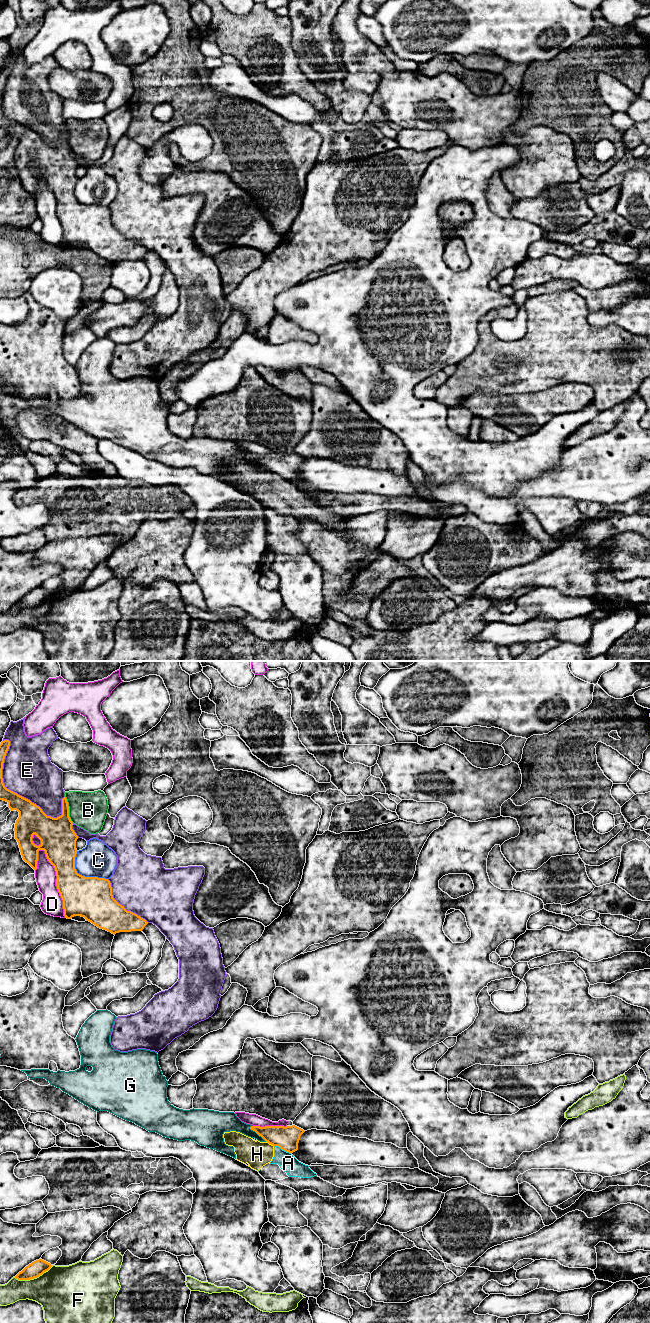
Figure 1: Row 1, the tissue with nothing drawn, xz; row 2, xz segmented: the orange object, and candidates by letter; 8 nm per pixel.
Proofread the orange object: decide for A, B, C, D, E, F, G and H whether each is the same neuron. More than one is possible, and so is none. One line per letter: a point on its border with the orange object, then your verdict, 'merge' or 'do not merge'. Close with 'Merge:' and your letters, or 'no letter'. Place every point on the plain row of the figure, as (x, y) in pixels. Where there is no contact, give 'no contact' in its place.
A: meets orange in xz at (282, 477); do not merge
B: meets orange in xz at (68, 137); do not merge
C: meets orange in xz at (81, 203); do not merge
D: meets orange in xz at (56, 210); do not merge
E: meets orange in xz at (8, 117); do not merge
F: meets orange in xz at (33, 606); do not merge
G: meets orange in xz at (258, 462); do not merge
H: meets orange in xz at (270, 471); do not merge
Merge: no letter

